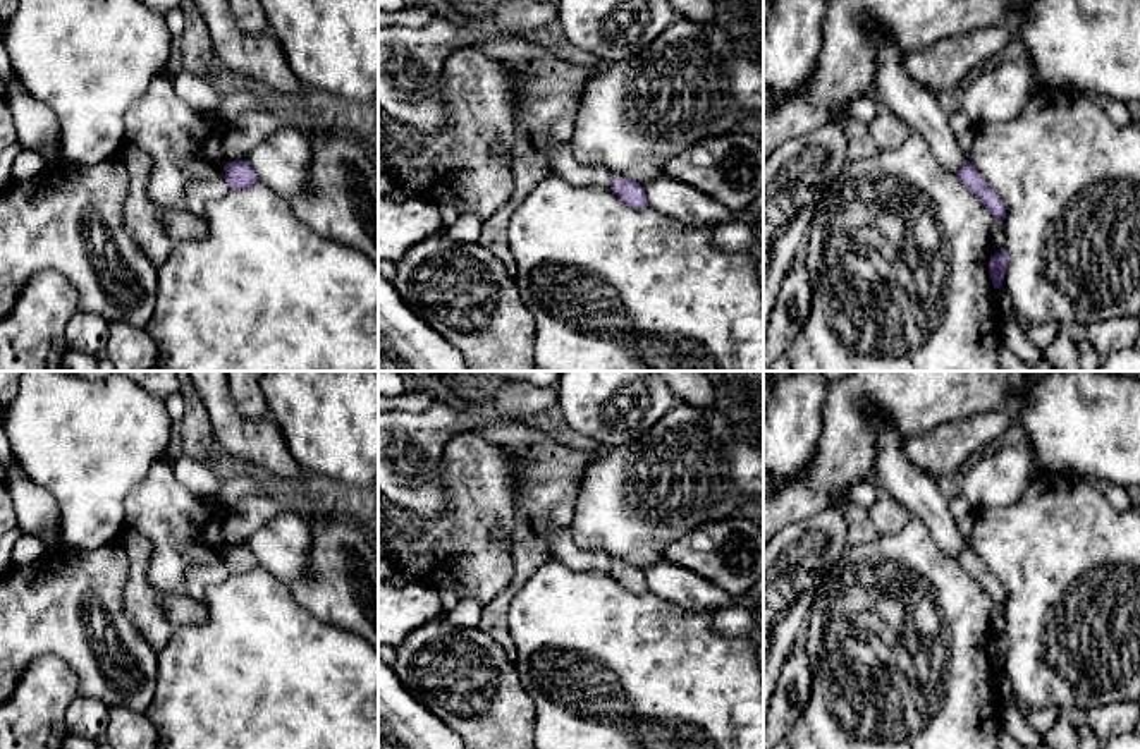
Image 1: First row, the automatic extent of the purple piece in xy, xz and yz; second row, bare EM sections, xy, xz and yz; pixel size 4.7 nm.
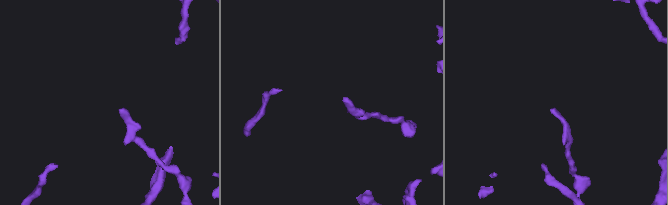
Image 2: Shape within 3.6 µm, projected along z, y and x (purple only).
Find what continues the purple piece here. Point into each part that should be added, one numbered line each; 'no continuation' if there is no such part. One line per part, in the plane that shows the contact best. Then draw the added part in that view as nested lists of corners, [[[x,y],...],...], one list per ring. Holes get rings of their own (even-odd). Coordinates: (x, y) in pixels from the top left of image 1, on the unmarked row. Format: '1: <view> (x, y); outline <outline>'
no continuation

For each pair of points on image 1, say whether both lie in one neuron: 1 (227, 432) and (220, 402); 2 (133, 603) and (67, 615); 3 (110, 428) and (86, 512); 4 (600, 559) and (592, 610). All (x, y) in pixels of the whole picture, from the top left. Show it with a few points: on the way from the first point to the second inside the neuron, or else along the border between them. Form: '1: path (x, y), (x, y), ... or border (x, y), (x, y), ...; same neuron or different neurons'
1: path (227, 425), (220, 409); same neuron
2: border (126, 566), (122, 614), (145, 639); different neurons
3: path (90, 449), (90, 492); same neuron
4: border (559, 560), (576, 571), (609, 574); different neurons

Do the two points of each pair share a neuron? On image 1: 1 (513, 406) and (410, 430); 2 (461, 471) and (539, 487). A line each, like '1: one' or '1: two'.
1: one
2: two

